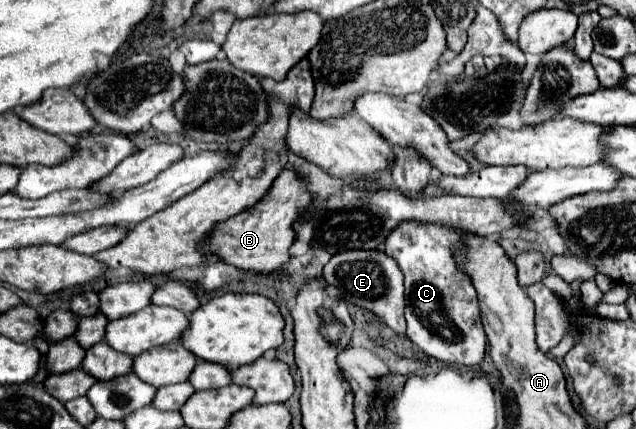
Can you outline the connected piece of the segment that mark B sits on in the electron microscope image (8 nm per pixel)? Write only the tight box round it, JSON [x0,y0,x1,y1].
[204,168,312,274]

